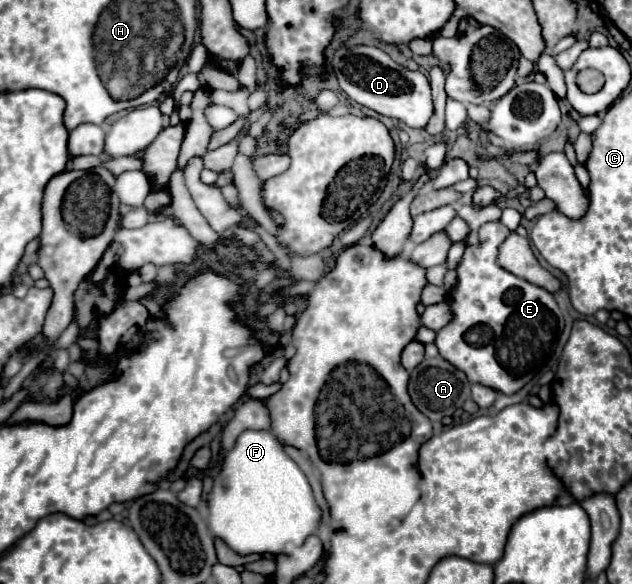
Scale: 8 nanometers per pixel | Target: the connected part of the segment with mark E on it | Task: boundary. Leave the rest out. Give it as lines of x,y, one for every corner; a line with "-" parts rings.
483,223
479,227
479,247
467,245
459,265
457,265
457,285
447,293
447,303
453,309
453,319
437,333
435,345
439,349
439,355
445,357
445,361
449,361
451,365
457,365
457,369
461,369
471,383
481,383
487,385
491,389
497,389
499,393
511,395
517,393
523,385
527,385
535,371
535,367
541,365
543,355
549,355
551,349
555,349
555,343
563,331
563,311
559,309
555,297
505,271
501,265
497,265
497,249
499,245
509,237
509,229
503,223

